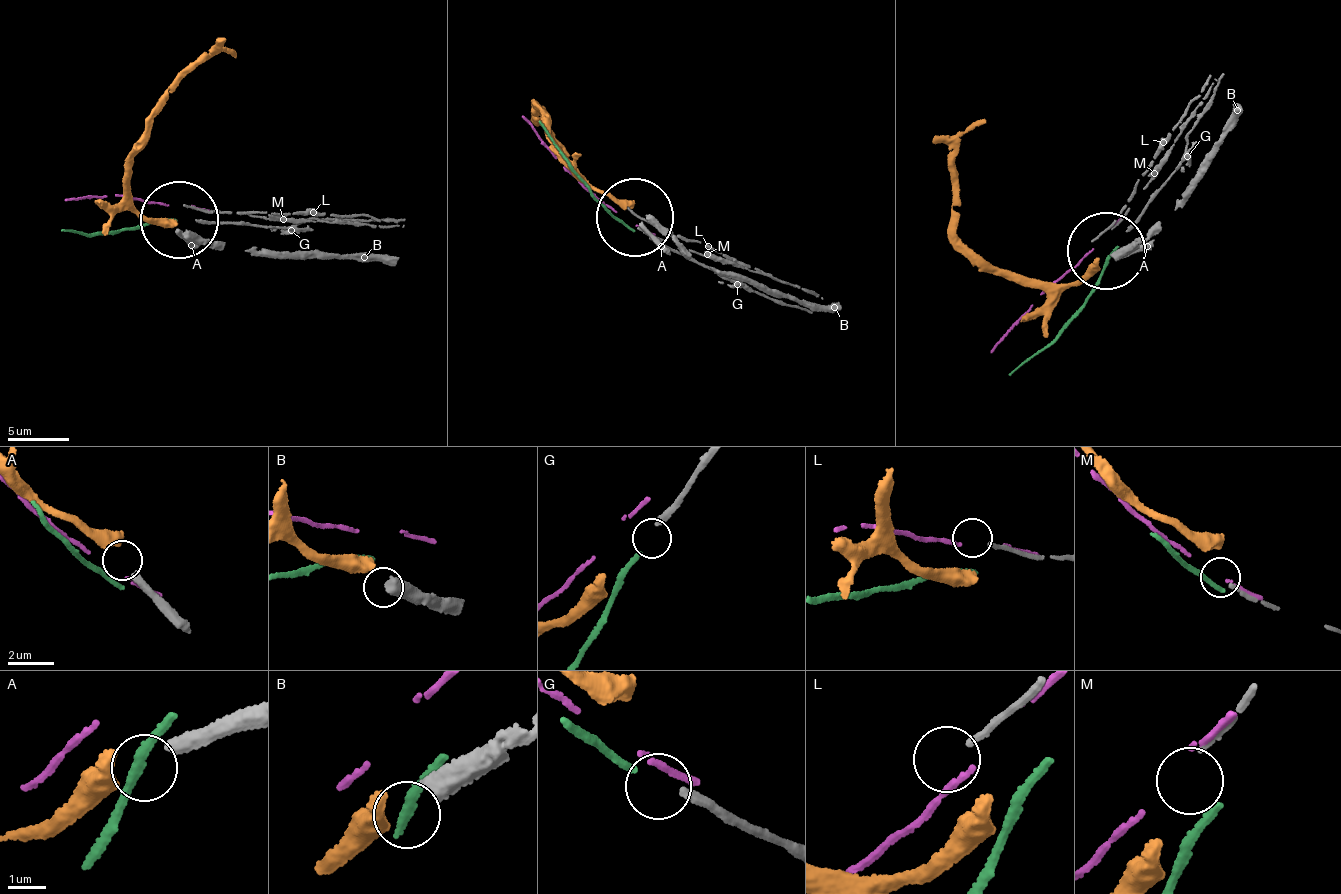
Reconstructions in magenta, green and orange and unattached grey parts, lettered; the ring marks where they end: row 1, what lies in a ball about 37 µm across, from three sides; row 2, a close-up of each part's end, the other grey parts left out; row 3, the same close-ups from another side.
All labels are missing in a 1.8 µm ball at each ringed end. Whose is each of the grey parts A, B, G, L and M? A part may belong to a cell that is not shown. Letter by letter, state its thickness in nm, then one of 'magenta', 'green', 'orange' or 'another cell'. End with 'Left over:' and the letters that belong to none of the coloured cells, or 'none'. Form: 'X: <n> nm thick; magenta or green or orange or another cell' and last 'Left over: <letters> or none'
A: 360 nm thick; orange
B: 550 nm thick; another cell
G: 220 nm thick; green
L: 160 nm thick; another cell
M: 130 nm thick; another cell
Left over: B, L, M

